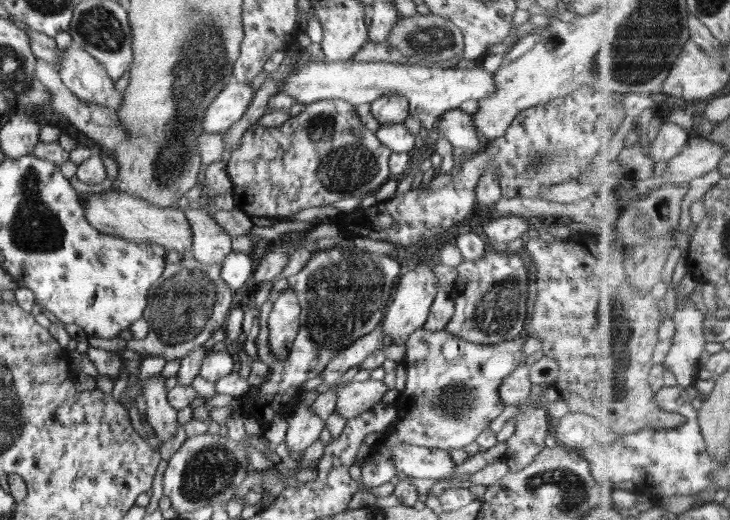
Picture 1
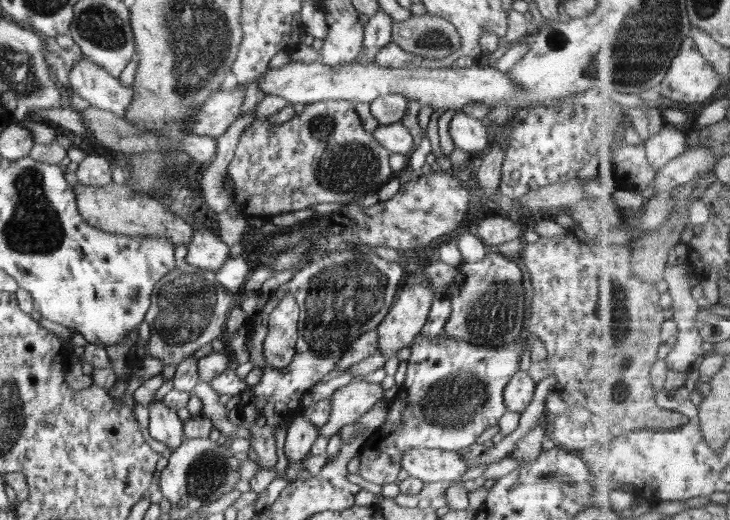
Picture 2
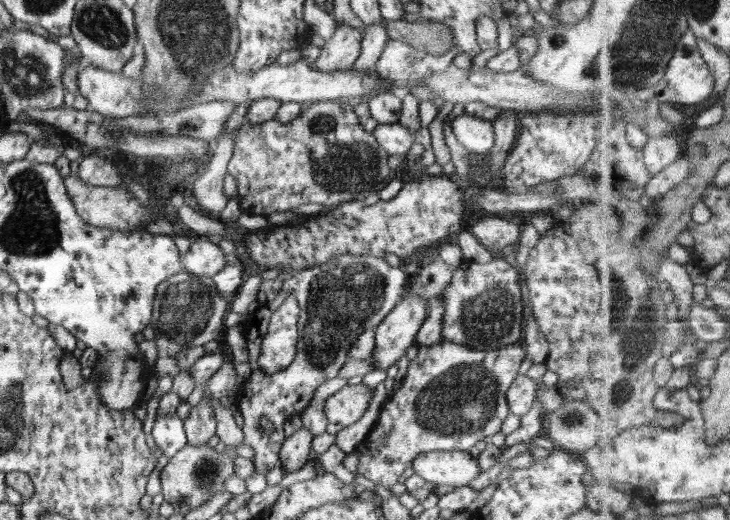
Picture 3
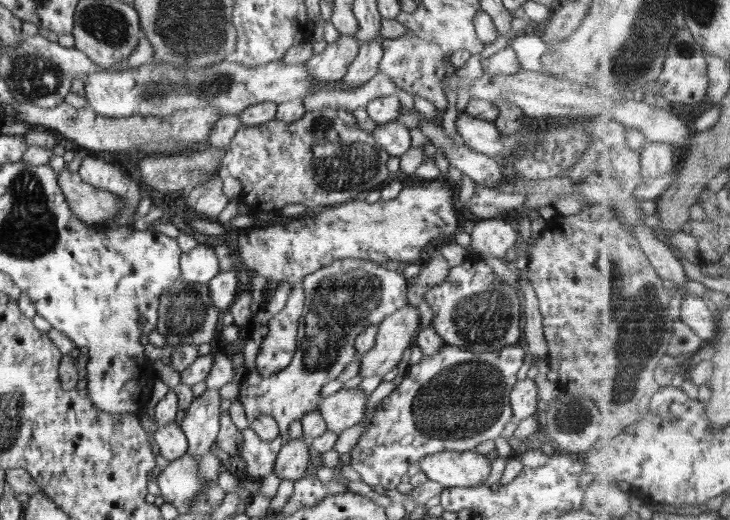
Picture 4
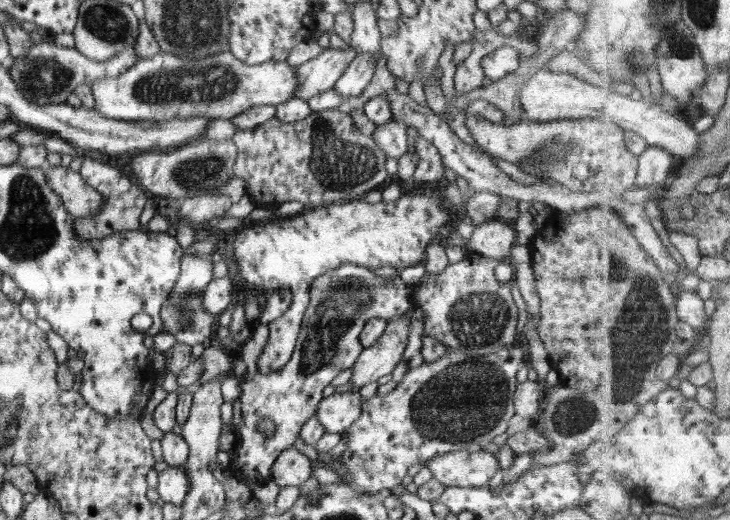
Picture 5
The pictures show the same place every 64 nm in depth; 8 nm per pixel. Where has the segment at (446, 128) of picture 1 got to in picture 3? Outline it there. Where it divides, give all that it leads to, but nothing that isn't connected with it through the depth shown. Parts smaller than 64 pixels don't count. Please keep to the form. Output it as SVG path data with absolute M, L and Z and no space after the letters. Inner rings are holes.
M464 112L451 122L456 140L470 153L486 156L494 146L492 121L468 115Z

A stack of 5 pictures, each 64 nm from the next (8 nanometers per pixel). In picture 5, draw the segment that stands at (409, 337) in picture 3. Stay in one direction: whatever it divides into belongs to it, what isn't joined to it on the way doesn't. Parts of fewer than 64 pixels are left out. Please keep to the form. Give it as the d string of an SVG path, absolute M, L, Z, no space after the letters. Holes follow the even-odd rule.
M398 315L392 319L388 319L384 332L375 340L375 342L359 354L354 367L352 368L352 375L350 376L350 383L352 383L352 390L358 391L360 387L370 384L374 381L382 380L392 374L392 371L398 366L400 360L403 358L408 337L411 329L411 320L404 315Z

